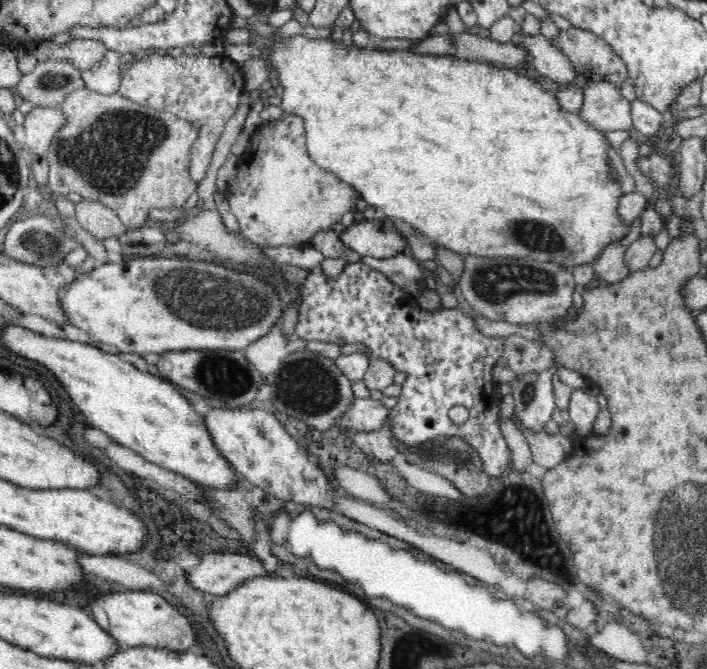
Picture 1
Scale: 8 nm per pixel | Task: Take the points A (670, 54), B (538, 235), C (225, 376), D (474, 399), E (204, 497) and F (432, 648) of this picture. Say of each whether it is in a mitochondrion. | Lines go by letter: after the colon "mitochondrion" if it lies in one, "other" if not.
A: other
B: mitochondrion
C: mitochondrion
D: other
E: other
F: other

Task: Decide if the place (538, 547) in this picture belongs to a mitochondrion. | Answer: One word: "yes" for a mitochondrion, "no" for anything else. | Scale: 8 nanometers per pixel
yes

